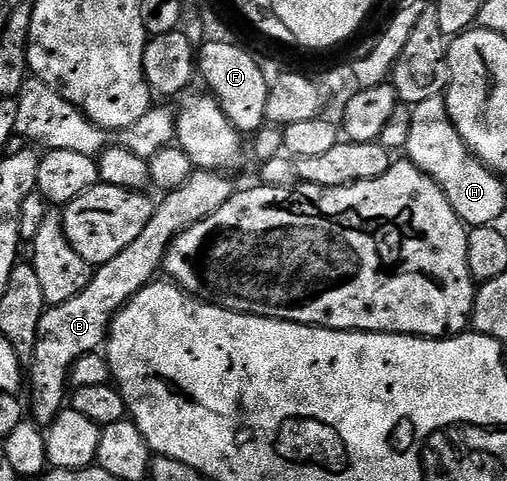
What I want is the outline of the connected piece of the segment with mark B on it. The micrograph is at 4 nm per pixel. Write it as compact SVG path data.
M193 171L192 177L185 184L178 186L178 190L167 193L163 197L164 201L161 204L159 201L153 207L150 222L146 222L142 234L138 234L138 238L134 238L134 242L130 242L130 246L126 246L126 250L122 250L122 254L114 254L114 258L110 258L110 262L99 265L93 271L92 281L86 286L86 290L82 290L82 294L74 294L74 298L70 298L70 302L45 307L42 322L38 322L38 342L34 346L34 354L30 361L30 384L32 380L30 416L35 423L41 426L50 425L54 422L54 418L58 418L58 414L64 411L66 401L70 396L70 377L74 362L78 362L78 358L91 352L100 352L105 347L108 330L112 327L112 319L128 305L129 300L133 300L146 285L157 279L156 271L159 273L163 269L164 256L174 242L174 238L178 238L178 234L182 234L190 226L194 226L194 222L202 222L202 218L214 214L214 210L218 210L218 206L226 206L226 202L234 191L234 185L224 176L227 175L223 171Z

